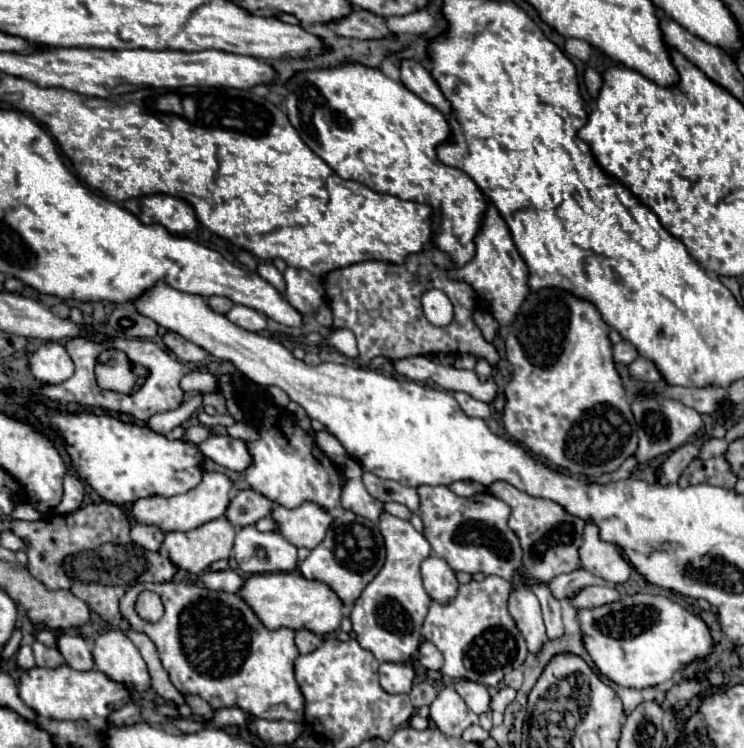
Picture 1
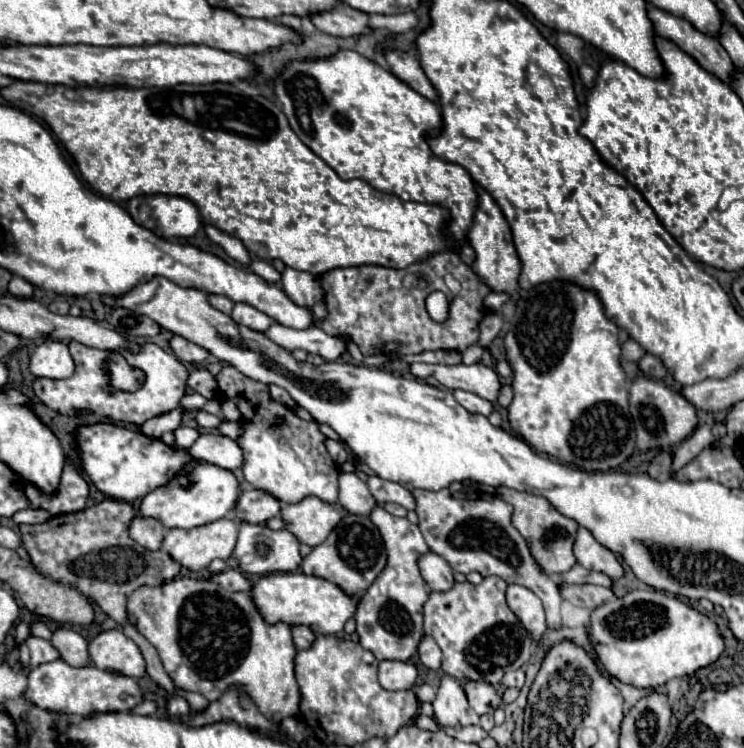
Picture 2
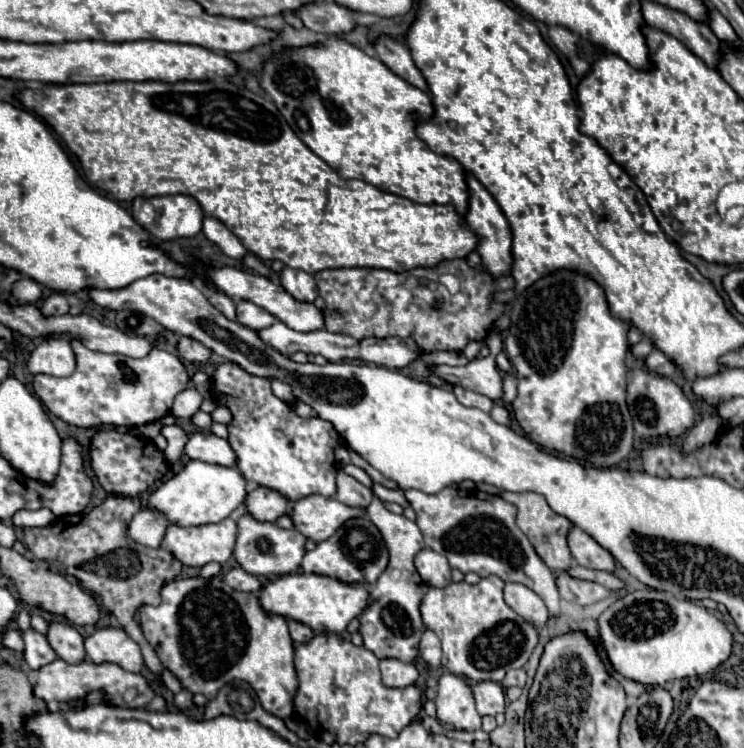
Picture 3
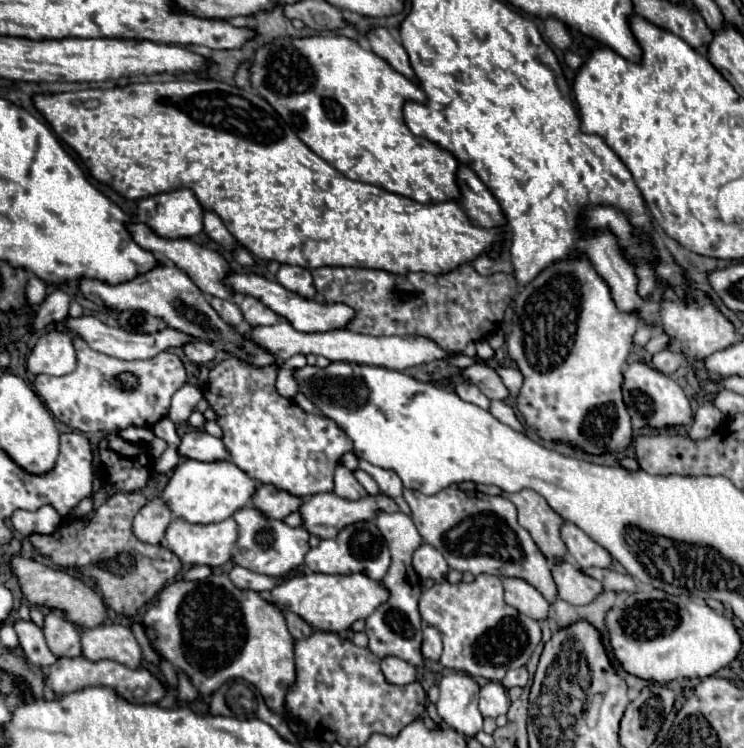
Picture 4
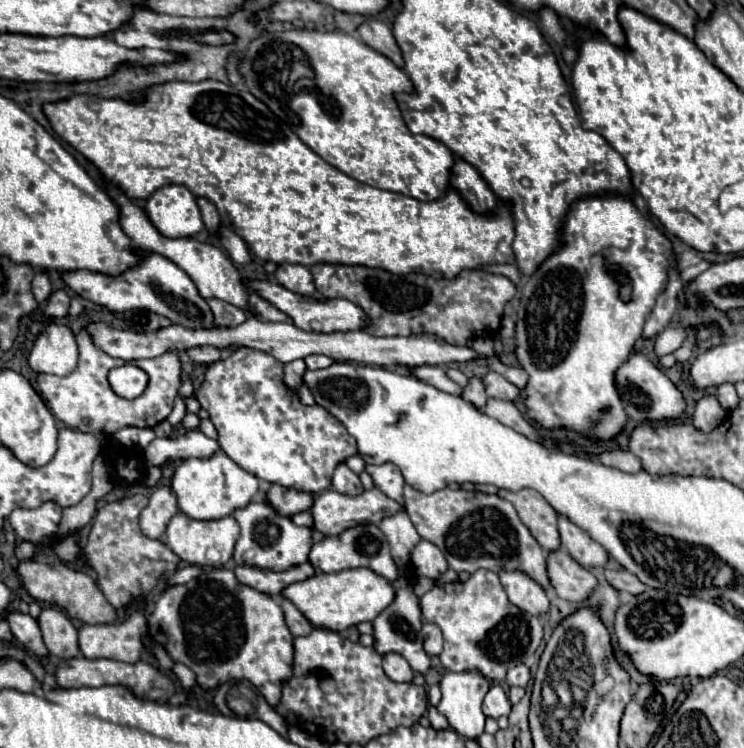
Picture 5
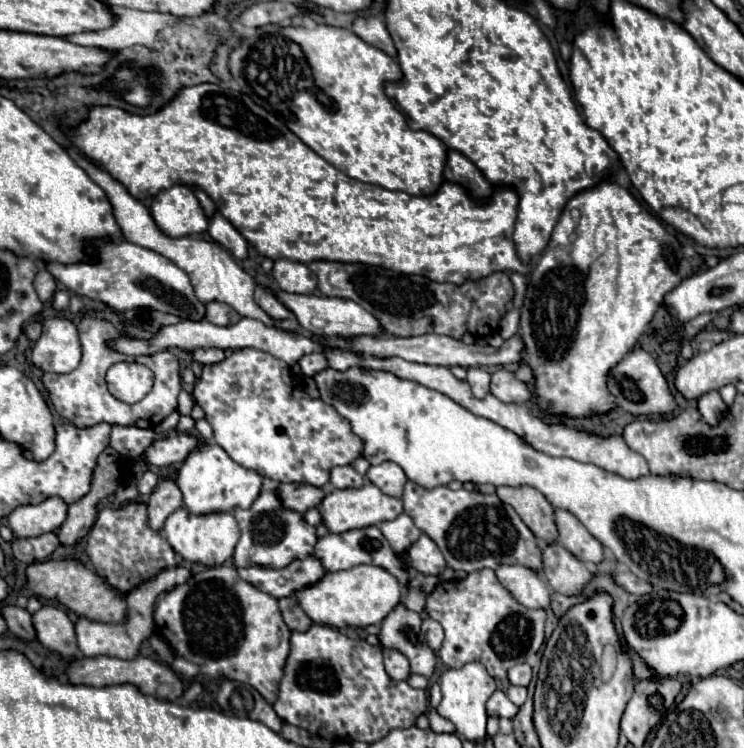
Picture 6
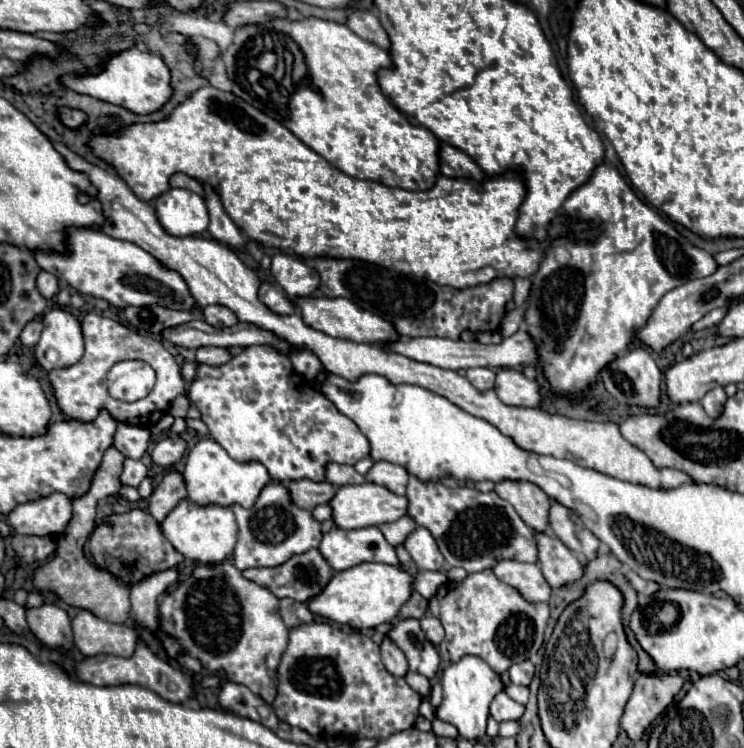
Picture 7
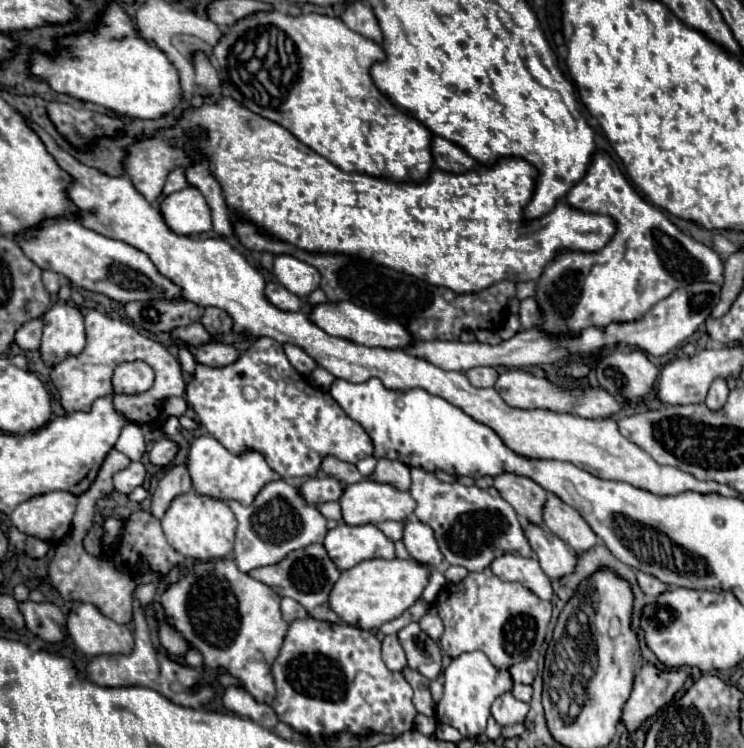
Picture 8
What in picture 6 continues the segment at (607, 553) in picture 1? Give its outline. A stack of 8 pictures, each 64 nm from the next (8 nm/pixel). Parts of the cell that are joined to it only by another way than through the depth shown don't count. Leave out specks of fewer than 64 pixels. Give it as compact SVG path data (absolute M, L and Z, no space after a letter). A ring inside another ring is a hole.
M556 508L554 510L556 528L558 528L558 542L570 550L576 558L584 562L602 562L602 544L584 528L584 524L570 514L568 510Z

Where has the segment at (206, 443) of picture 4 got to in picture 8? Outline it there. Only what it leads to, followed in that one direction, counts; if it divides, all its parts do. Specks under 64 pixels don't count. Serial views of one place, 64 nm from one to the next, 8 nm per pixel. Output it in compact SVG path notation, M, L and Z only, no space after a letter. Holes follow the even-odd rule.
M158 440L158 442L154 442L154 446L148 452L150 464L154 464L154 466L168 466L174 460L176 452L178 452L176 442L172 442L172 440Z

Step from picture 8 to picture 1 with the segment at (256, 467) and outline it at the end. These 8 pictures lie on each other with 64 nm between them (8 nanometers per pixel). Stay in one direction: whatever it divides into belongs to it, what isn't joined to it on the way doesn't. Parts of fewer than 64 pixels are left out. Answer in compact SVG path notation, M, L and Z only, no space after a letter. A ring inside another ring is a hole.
M204 470L202 482L196 488L192 488L188 494L176 494L170 498L162 498L162 496L140 498L132 506L132 514L134 514L136 522L156 524L162 528L162 532L172 532L172 530L188 532L188 530L194 530L194 528L226 514L228 504L230 504L230 488L232 488L232 480L226 474Z

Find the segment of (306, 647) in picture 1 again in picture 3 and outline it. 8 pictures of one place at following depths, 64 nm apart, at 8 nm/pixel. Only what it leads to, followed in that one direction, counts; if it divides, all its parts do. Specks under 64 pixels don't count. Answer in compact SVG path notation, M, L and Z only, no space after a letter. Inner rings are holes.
M288 620L288 626L290 626L290 636L292 636L292 640L294 642L308 642L312 636L314 636L314 632L306 626L306 624L302 624L302 622L296 622L296 620Z

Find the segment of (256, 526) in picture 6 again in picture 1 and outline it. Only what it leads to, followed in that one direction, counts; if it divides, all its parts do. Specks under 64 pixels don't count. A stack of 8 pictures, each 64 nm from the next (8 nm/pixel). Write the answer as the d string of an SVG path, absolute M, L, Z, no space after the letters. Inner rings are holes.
M244 526L236 534L234 558L248 574L292 572L298 568L298 548L280 532L260 532L256 526Z

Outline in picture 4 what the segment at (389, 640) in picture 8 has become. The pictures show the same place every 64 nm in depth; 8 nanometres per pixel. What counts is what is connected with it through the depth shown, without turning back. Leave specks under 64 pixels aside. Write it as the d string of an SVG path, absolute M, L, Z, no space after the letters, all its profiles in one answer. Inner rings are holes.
M396 656L382 658L380 666L382 666L382 672L390 684L404 686L404 684L410 684L416 680L416 668L410 666L408 662L396 658Z

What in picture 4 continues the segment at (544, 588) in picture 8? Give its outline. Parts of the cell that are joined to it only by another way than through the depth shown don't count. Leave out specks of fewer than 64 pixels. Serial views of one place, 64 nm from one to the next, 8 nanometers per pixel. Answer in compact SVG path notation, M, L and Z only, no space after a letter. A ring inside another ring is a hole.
M502 578L504 584L504 596L506 604L514 606L518 612L534 618L534 620L544 620L548 614L548 600L526 580L522 578Z

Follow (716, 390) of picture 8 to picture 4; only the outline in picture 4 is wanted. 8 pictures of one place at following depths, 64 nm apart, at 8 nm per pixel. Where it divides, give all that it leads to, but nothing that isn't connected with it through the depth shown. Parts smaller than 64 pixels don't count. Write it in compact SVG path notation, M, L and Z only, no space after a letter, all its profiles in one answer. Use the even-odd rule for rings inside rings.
M704 402L696 414L694 414L694 422L690 426L690 438L706 438L710 434L714 434L714 430L718 430L724 424L726 416L714 406L714 402Z

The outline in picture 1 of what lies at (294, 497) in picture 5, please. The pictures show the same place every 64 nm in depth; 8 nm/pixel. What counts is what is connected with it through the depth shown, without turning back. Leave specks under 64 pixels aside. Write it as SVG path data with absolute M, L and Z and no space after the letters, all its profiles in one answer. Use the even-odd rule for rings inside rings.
M246 488L246 490L240 490L232 498L228 512L226 512L226 518L236 528L242 528L242 526L248 526L248 524L256 524L260 518L270 516L274 506L276 504L270 502L266 496L254 492L252 488Z

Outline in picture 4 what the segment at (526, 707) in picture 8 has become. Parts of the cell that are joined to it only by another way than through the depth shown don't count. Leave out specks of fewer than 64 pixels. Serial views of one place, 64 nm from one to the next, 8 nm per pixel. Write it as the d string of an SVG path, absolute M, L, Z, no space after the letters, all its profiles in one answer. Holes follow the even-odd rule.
M488 682L480 688L480 712L482 716L500 716L506 714L510 706L510 700L506 696L506 690L500 682Z

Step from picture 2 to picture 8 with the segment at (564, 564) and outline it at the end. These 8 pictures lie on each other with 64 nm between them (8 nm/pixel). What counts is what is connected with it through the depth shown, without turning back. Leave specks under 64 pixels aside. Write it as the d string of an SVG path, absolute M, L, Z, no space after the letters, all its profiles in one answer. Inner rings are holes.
M502 472L494 478L494 488L502 494L506 502L512 504L512 508L522 520L542 524L542 506L548 492L540 484L536 484L528 476Z

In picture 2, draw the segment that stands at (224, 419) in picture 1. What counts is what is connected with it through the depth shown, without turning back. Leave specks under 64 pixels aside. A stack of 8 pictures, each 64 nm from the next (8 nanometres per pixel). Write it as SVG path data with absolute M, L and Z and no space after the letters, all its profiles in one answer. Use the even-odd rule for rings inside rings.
M198 410L198 412L196 412L196 422L198 422L198 426L204 428L204 430L214 430L222 420L220 420L218 416L214 416L214 414L208 414L208 412L204 412L204 410Z

